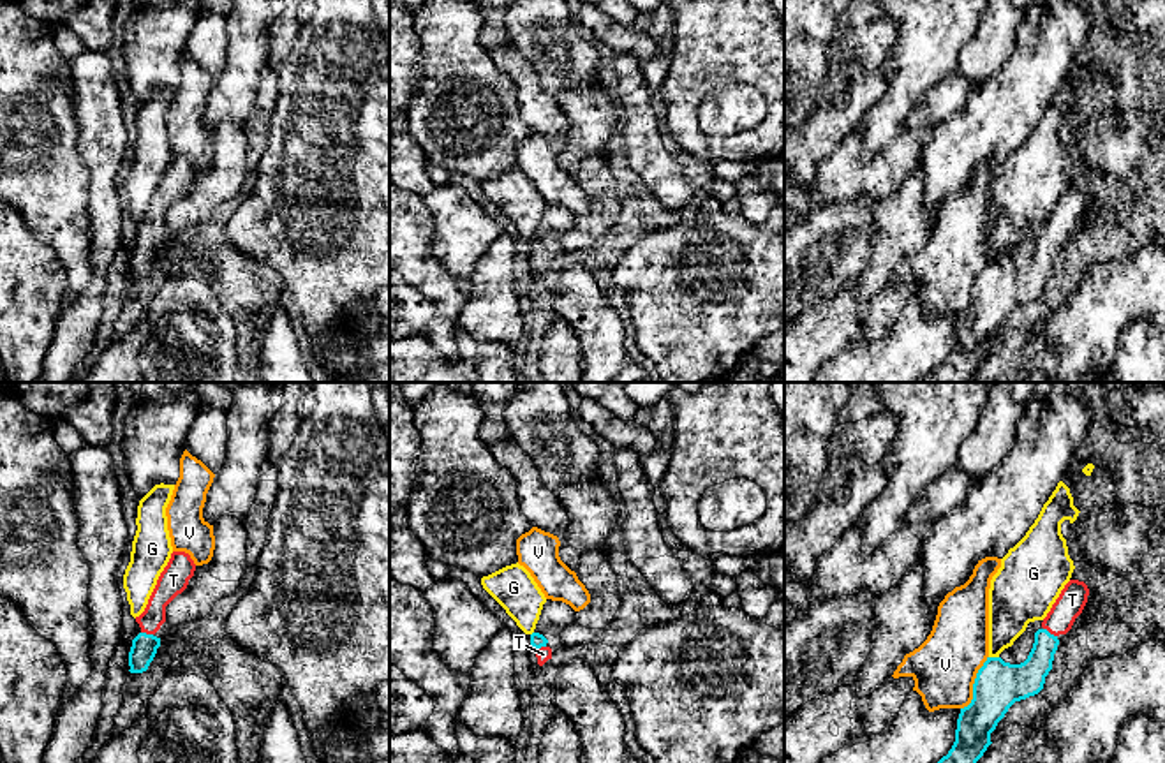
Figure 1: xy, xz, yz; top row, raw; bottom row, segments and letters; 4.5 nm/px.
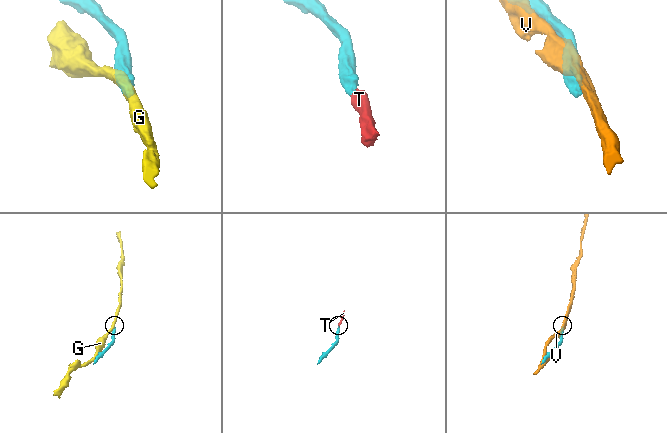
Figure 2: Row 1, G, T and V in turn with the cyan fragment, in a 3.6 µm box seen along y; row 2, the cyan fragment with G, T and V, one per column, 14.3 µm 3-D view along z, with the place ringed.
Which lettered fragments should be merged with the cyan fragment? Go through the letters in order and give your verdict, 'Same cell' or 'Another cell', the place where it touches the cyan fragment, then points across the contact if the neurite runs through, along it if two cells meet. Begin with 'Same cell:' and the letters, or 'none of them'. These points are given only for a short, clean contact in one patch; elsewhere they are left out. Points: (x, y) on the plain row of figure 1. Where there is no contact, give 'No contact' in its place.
Same cell: T
G: Another cell. Touches cyan at yz (994, 263). Boundary: yz (989, 261), (998, 263)
T: Same cell. Touches cyan at yz (1049, 238). Path across: yz (1026, 284), (1037, 272), (1049, 238), (1072, 205)
V: Another cell. Touches cyan at yz (973, 289)

